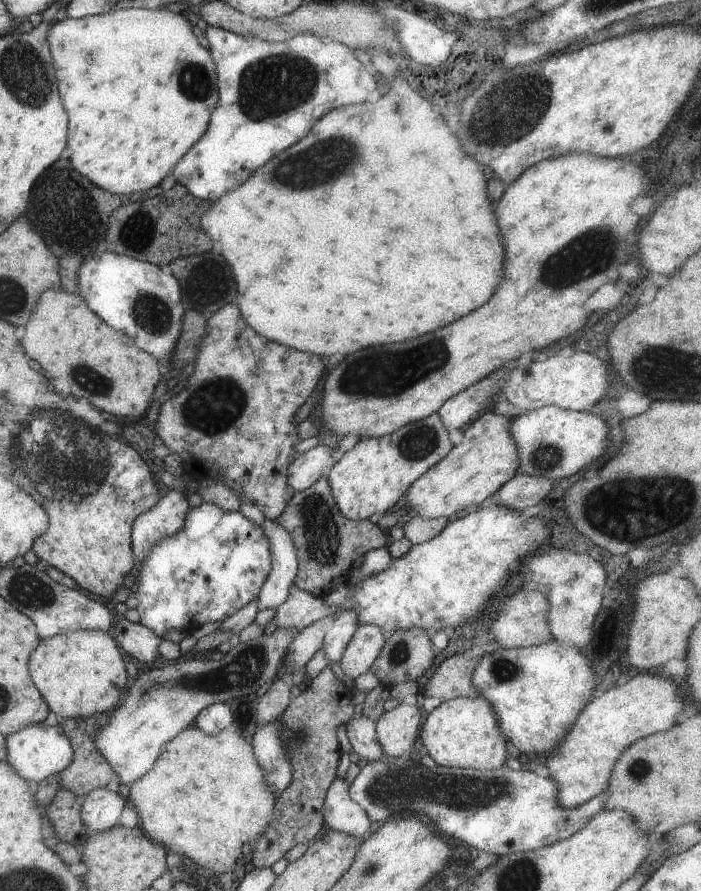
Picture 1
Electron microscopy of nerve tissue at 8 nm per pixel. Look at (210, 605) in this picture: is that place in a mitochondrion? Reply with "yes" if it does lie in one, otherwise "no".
no

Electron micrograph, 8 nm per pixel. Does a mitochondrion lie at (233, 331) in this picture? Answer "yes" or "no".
no

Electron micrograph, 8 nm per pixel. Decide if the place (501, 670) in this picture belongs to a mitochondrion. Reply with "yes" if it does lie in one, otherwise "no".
yes

